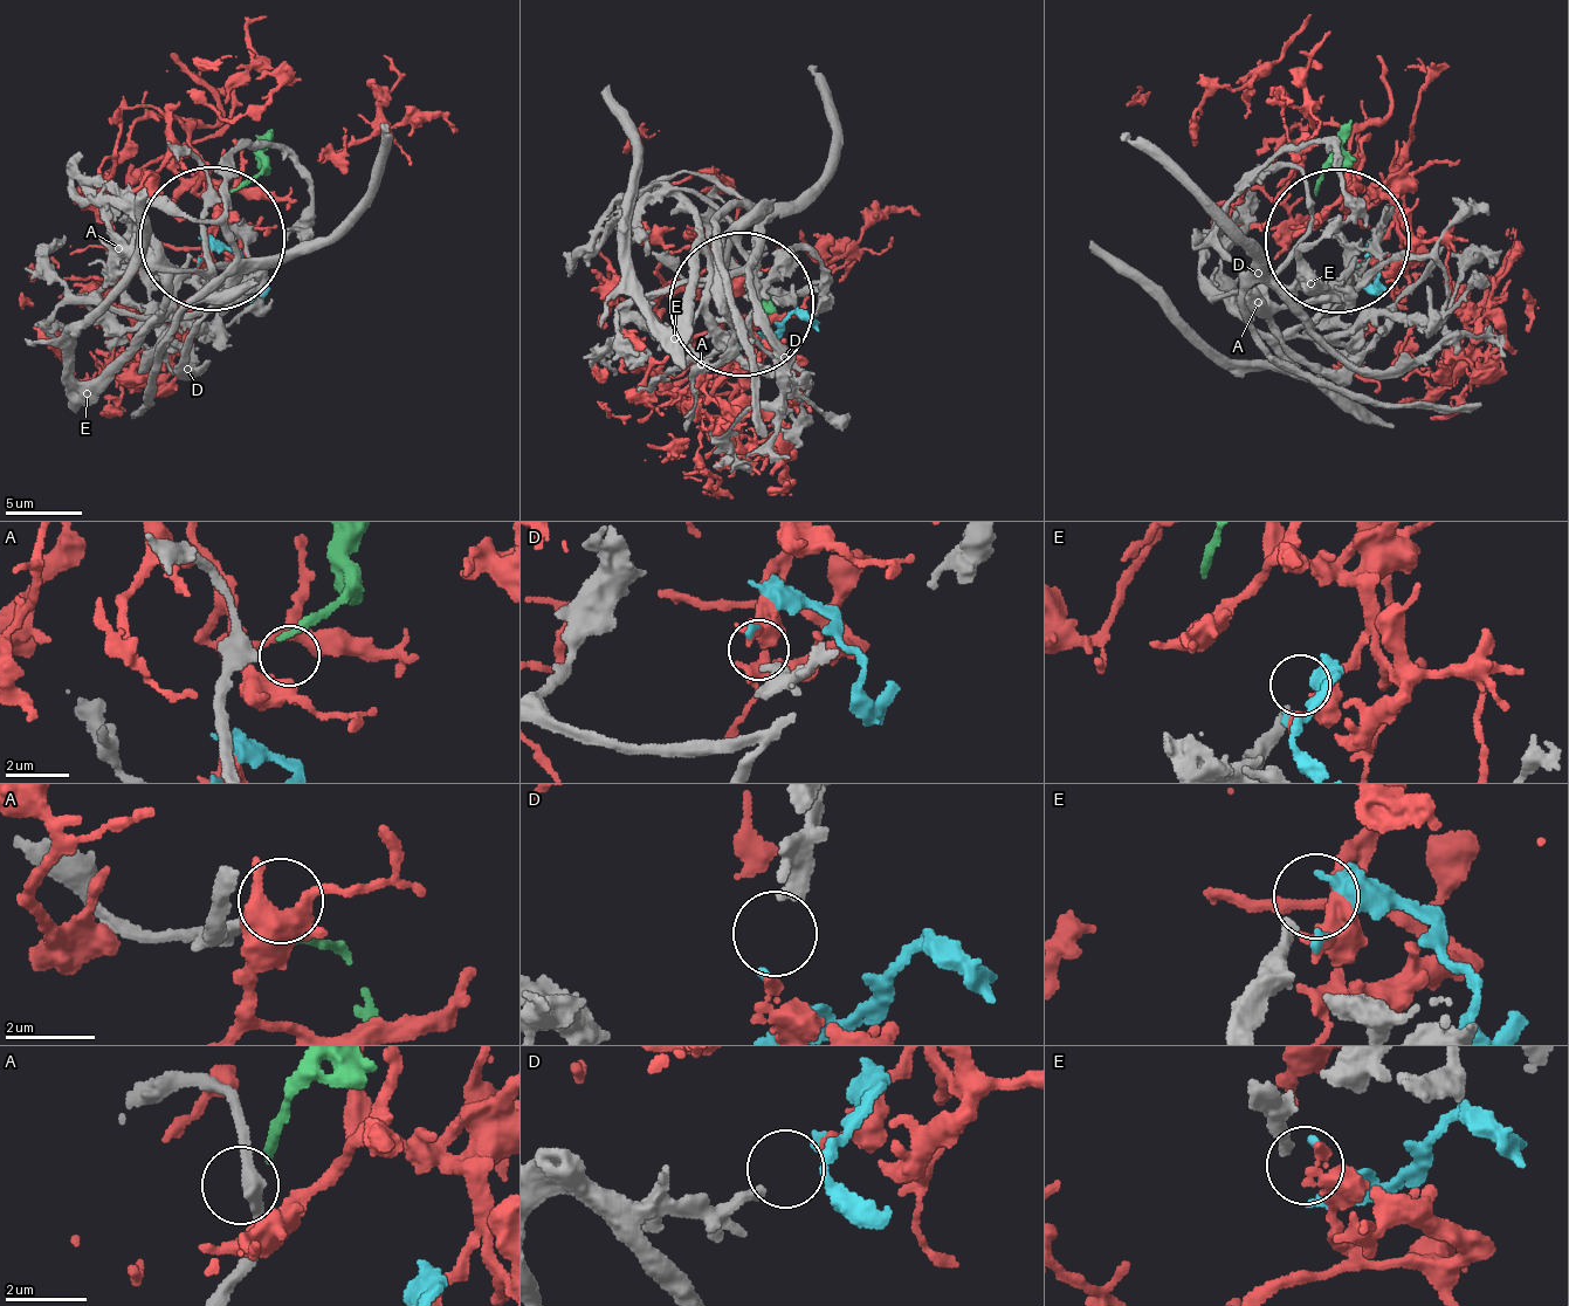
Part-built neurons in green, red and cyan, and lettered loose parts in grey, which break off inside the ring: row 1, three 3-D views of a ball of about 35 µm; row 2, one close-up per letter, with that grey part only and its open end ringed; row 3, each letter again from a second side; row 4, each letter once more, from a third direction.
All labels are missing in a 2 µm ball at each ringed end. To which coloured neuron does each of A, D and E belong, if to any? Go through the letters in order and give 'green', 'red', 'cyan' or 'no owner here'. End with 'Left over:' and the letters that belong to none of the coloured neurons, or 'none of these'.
A: no owner here
D: cyan
E: no owner here
Left over: A, E

